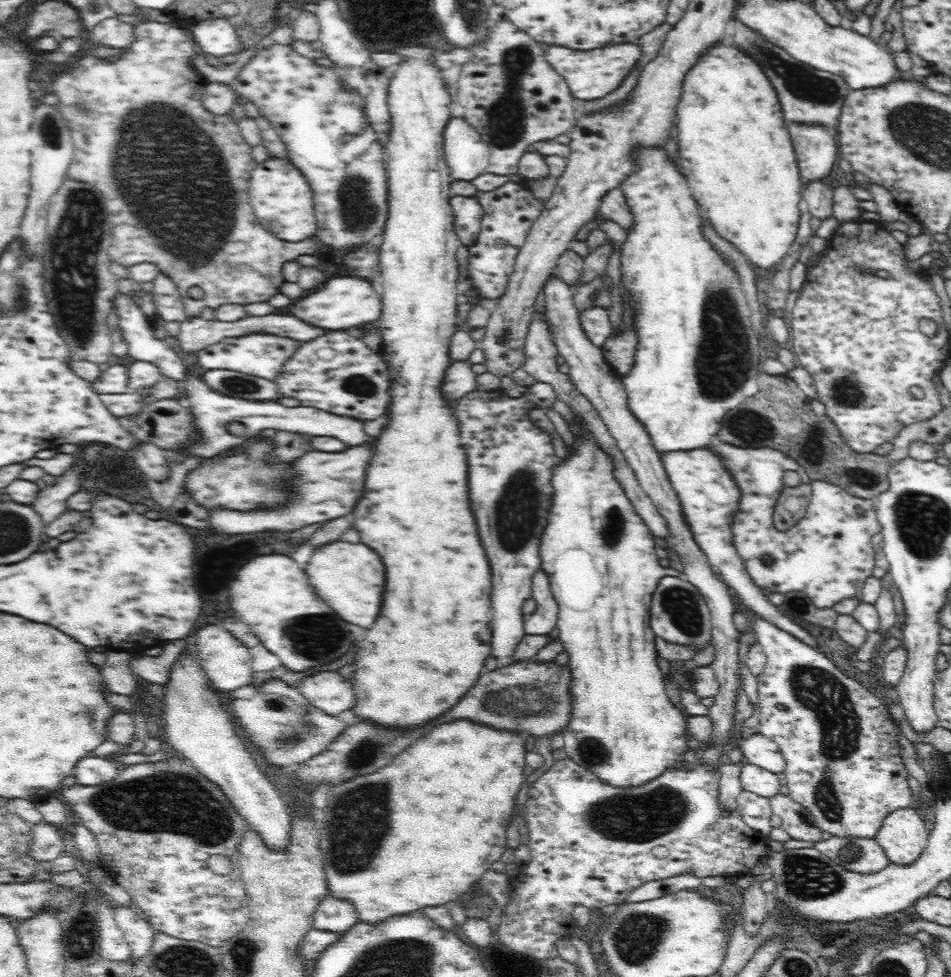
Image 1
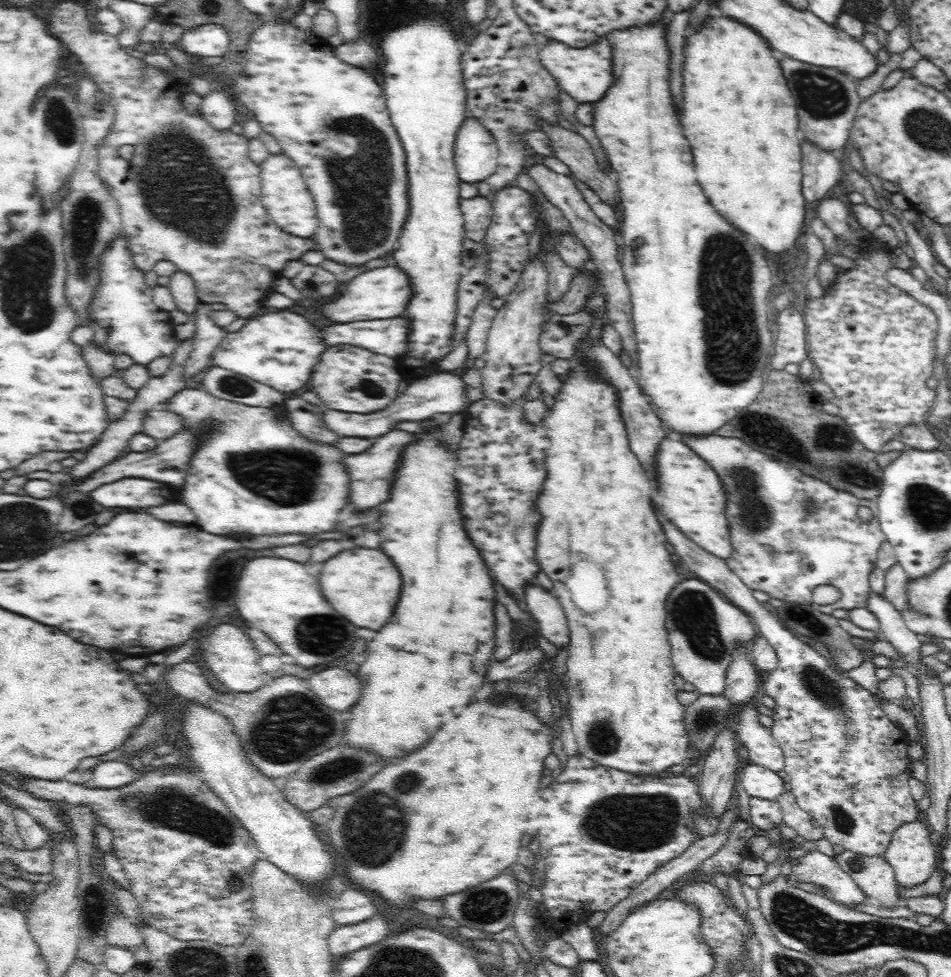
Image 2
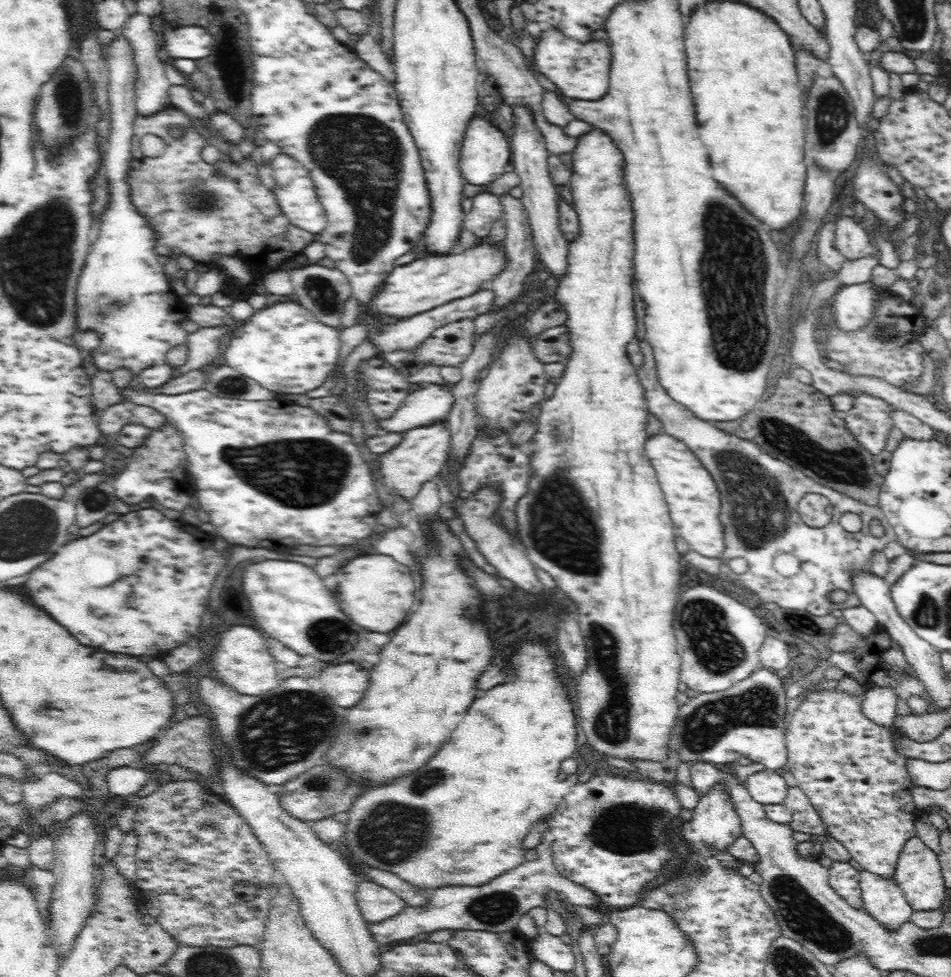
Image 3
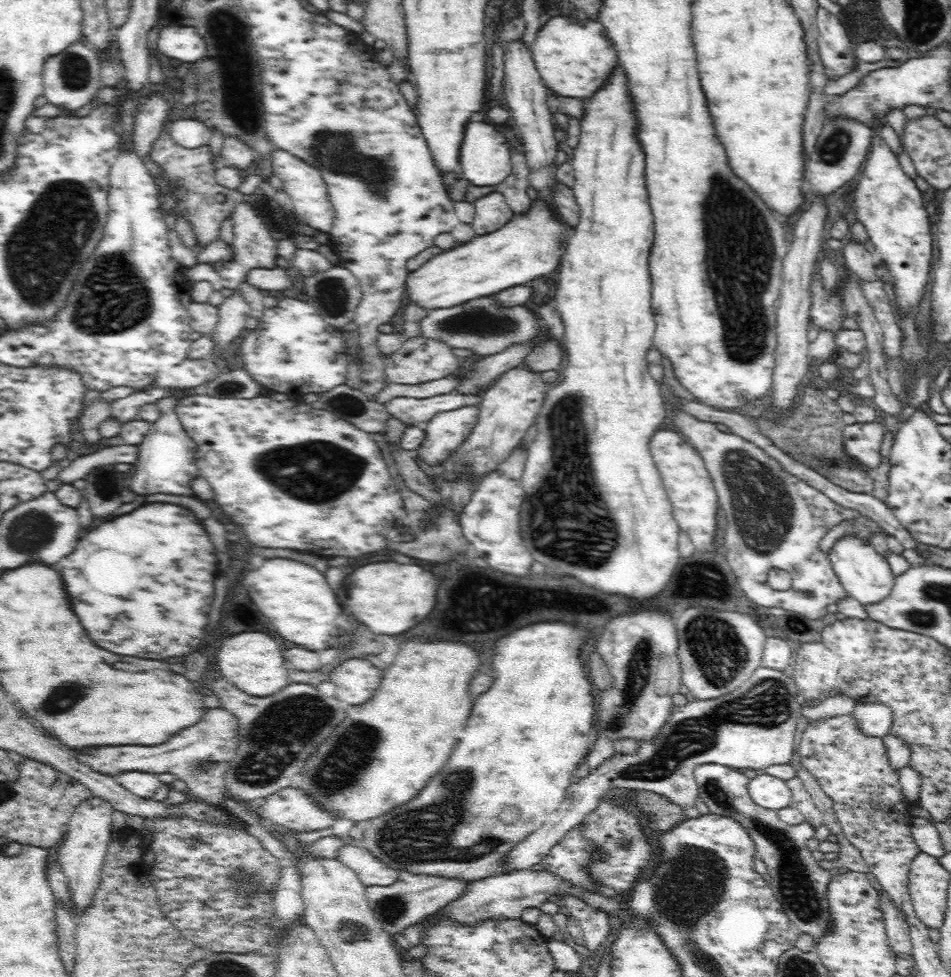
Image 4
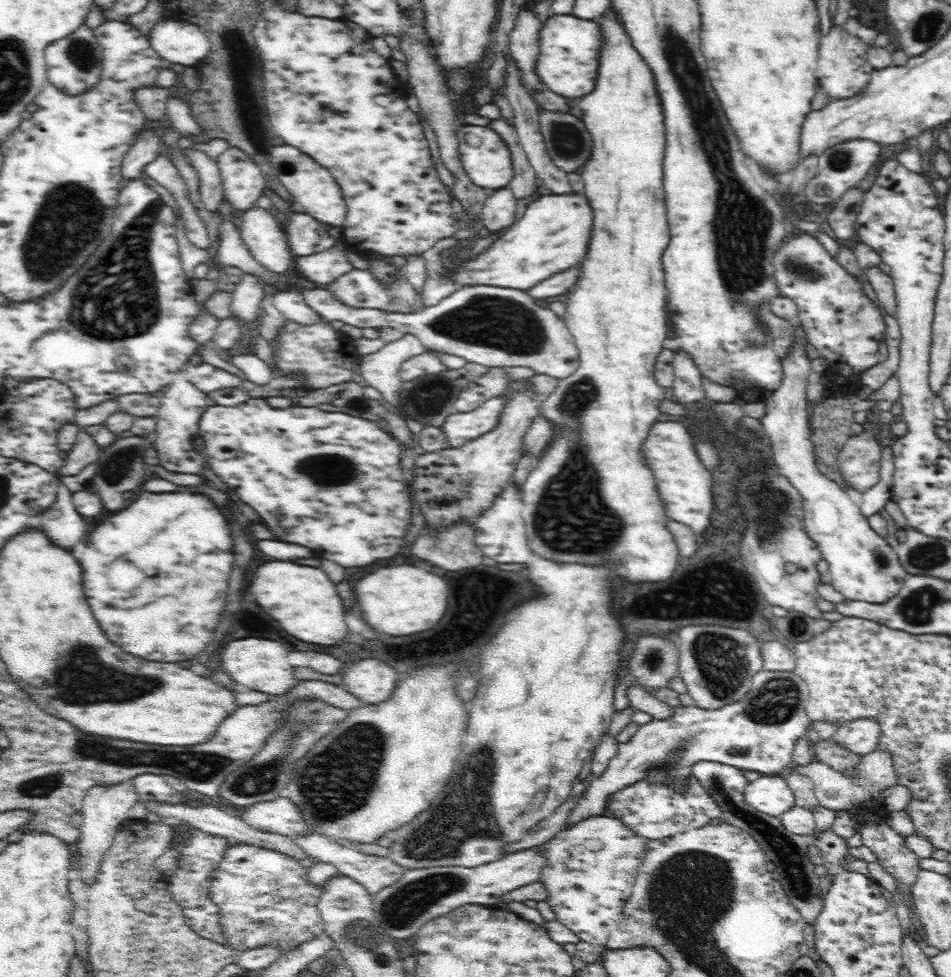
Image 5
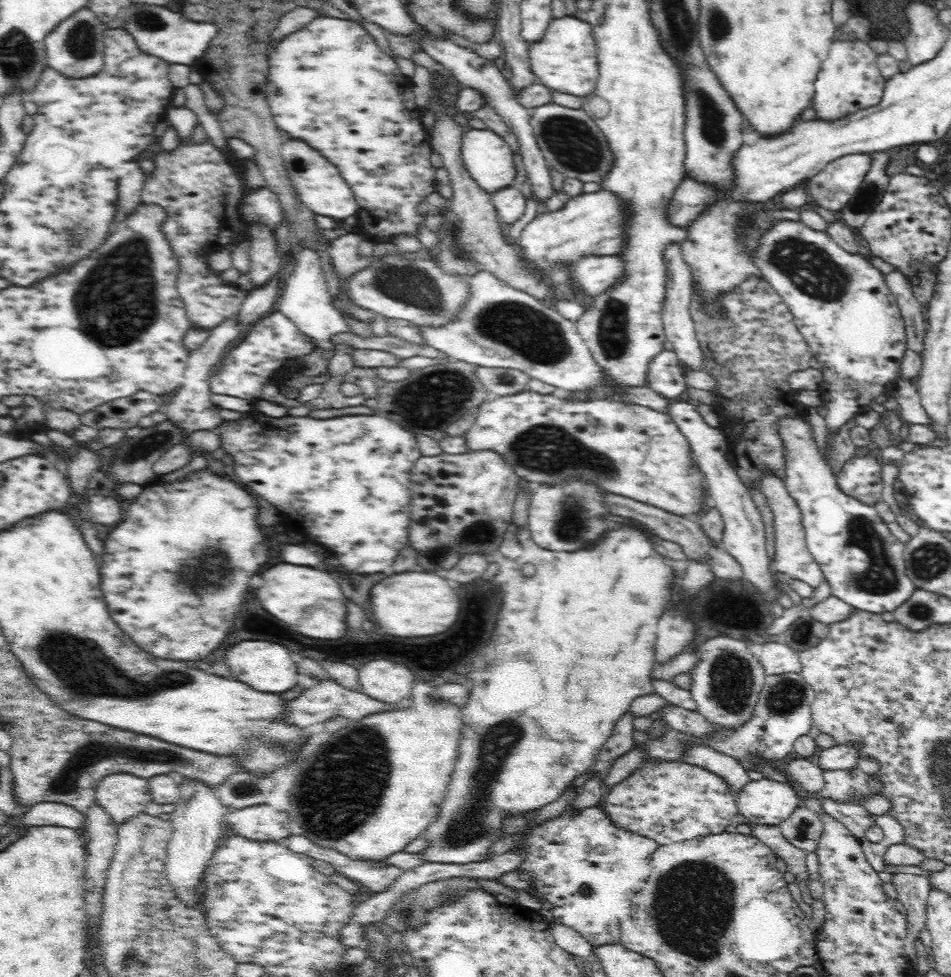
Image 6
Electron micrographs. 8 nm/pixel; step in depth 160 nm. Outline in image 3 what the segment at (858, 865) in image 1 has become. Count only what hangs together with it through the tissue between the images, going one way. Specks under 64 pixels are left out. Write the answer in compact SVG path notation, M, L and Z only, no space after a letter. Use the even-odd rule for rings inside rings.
M867 870L860 872L866 912L884 927L897 931L914 912L895 881Z

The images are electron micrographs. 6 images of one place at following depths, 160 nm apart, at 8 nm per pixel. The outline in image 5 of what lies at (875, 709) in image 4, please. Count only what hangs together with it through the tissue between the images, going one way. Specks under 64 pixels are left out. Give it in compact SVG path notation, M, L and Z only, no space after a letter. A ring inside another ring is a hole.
M858 719L841 724L834 733L840 747L857 756L865 756L876 751L880 740L880 725L874 719Z

